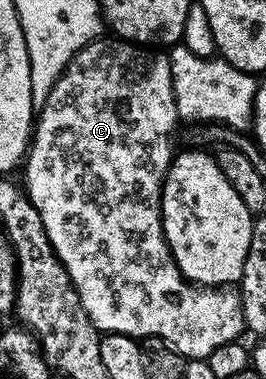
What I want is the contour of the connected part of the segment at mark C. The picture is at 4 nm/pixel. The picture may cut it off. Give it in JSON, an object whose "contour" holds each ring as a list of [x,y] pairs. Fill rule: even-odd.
{"contour":[[[100,38],[87,44],[67,63],[66,72],[59,75],[59,80],[53,86],[49,98],[41,105],[37,112],[37,119],[33,124],[33,139],[25,157],[27,164],[27,184],[25,191],[33,202],[33,206],[41,214],[41,222],[45,226],[45,234],[53,246],[59,261],[65,266],[77,294],[81,298],[81,306],[89,314],[89,318],[100,333],[116,332],[142,338],[156,336],[167,344],[172,344],[177,351],[192,360],[205,360],[217,346],[225,346],[238,341],[245,332],[243,323],[243,301],[240,293],[231,286],[200,286],[184,280],[171,256],[171,248],[163,236],[163,217],[161,205],[163,203],[163,180],[173,159],[171,135],[175,132],[175,123],[180,123],[181,108],[177,103],[177,84],[171,81],[171,64],[162,56],[162,51],[152,50],[147,46],[132,44],[129,40],[118,38]]]}

